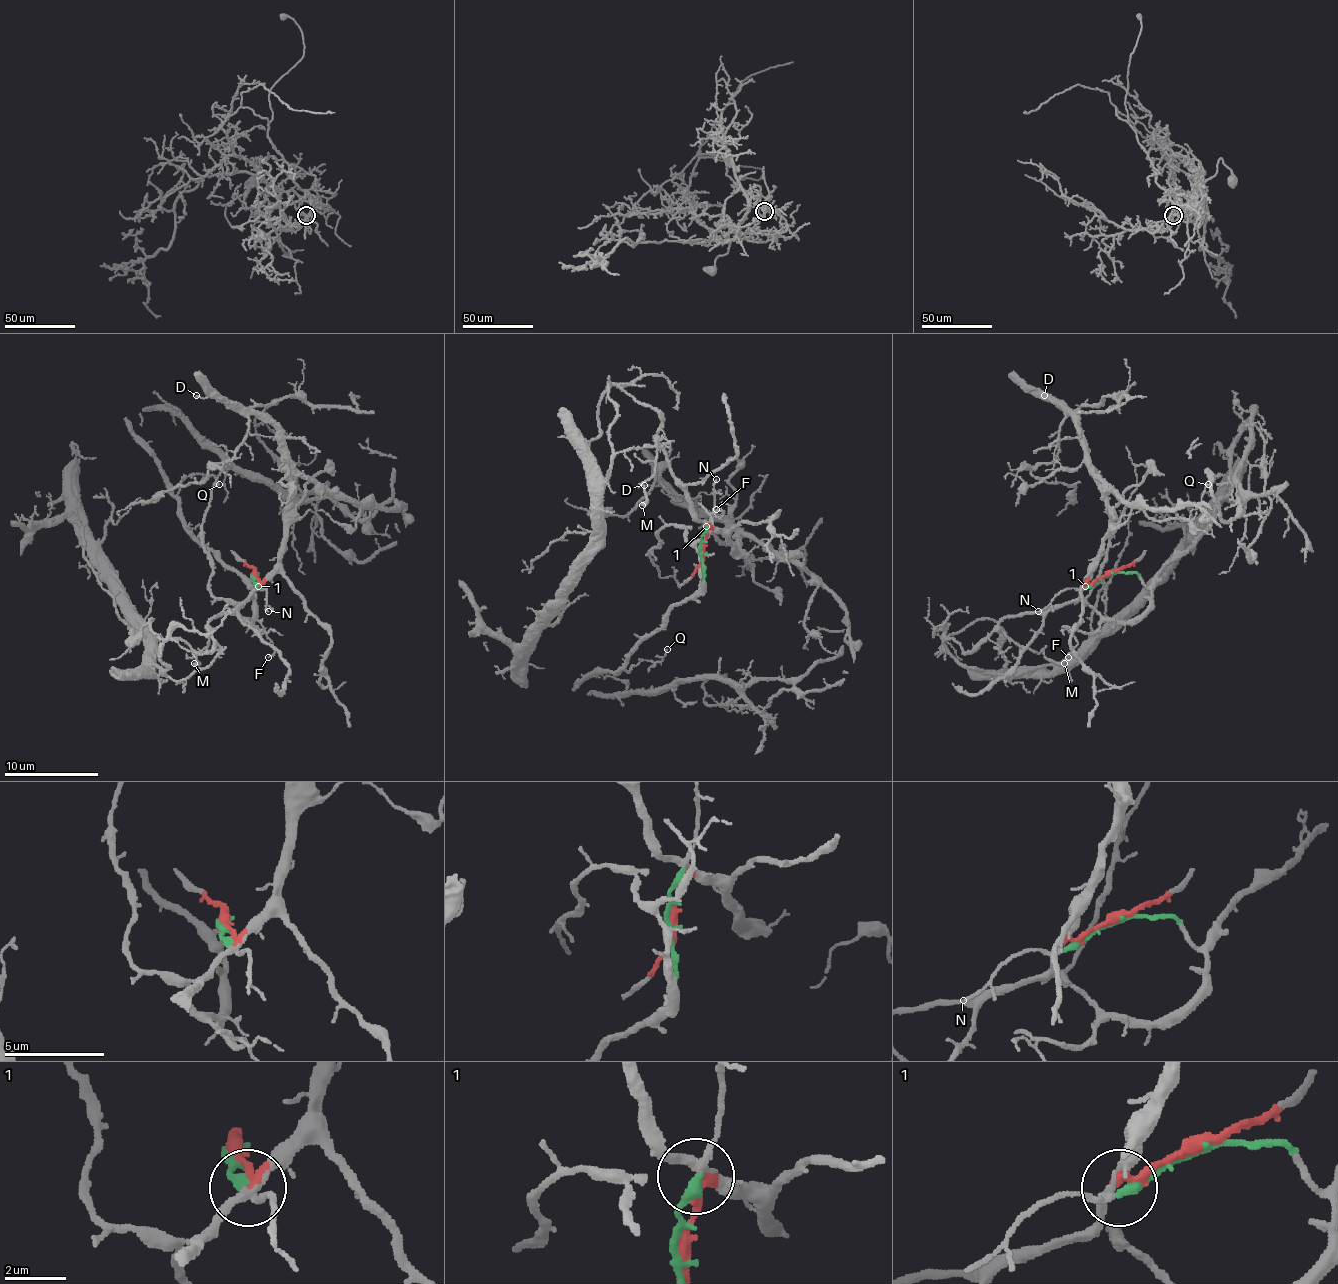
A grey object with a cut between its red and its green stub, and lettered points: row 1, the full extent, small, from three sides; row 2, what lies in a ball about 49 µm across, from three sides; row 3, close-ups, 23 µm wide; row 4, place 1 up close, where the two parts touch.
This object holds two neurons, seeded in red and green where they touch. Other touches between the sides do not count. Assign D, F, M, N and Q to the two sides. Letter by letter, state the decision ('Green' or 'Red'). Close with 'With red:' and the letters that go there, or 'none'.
D: Red
F: Green
M: Red
N: Green
Q: Green
With red: D, M

